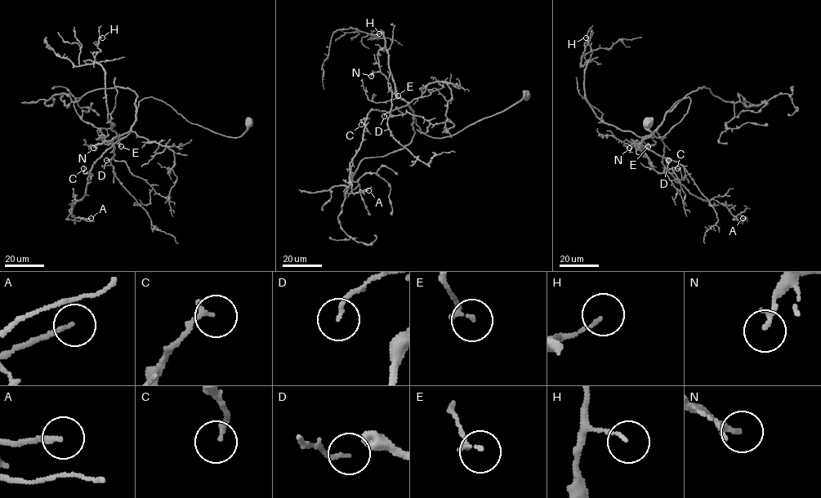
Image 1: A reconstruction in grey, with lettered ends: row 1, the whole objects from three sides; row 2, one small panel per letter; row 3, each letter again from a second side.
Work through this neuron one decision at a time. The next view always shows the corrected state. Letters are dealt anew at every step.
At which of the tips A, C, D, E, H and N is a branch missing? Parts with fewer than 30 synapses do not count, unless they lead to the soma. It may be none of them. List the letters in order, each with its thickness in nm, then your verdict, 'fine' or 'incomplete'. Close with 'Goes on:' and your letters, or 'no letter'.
A: calibre 150 nm; incomplete
C: calibre 170 nm; fine
D: calibre 130 nm; fine
E: calibre 150 nm; fine
H: calibre 90 nm; fine
N: calibre 170 nm; fine
Goes on: A

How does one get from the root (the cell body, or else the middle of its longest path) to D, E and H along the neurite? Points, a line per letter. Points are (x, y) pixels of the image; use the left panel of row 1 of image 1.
D: (250, 122), (241, 135), (225, 136), (145, 97), (131, 128), (111, 140), (114, 155), (106, 160)
E: (250, 122), (241, 135), (225, 136), (145, 97), (139, 102), (133, 126), (118, 136), (121, 146)
H: (250, 122), (241, 135), (225, 136), (149, 97), (118, 136), (108, 118), (104, 69), (93, 55), (102, 37)

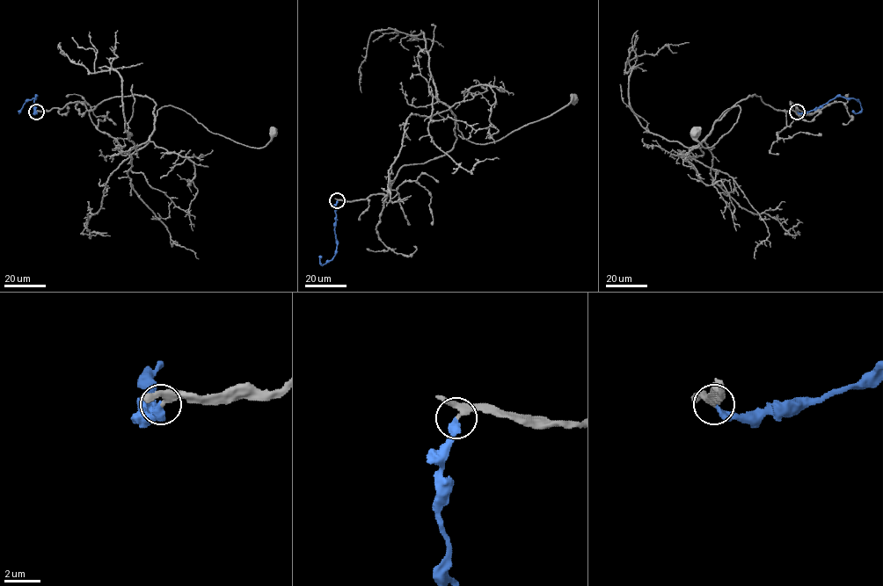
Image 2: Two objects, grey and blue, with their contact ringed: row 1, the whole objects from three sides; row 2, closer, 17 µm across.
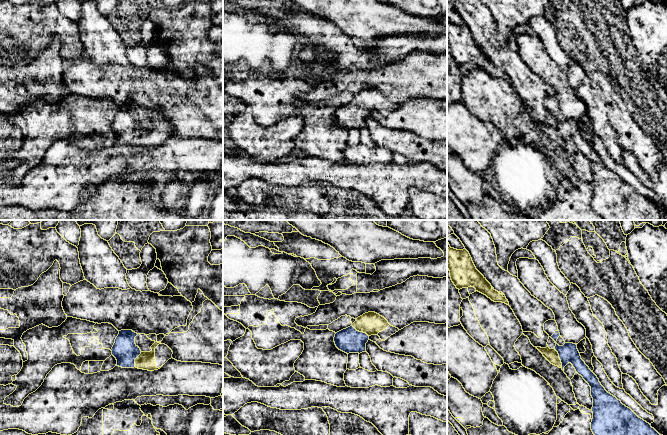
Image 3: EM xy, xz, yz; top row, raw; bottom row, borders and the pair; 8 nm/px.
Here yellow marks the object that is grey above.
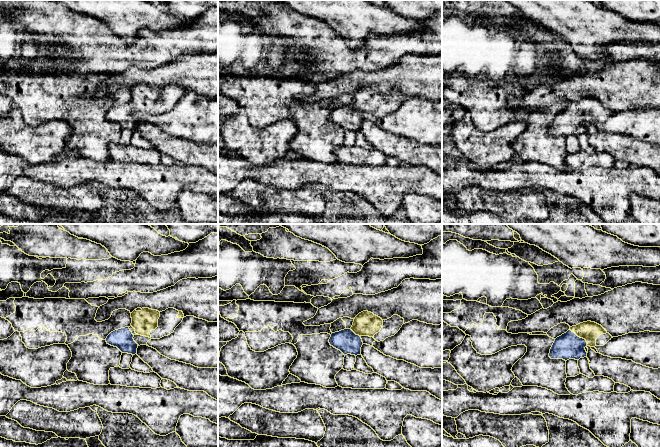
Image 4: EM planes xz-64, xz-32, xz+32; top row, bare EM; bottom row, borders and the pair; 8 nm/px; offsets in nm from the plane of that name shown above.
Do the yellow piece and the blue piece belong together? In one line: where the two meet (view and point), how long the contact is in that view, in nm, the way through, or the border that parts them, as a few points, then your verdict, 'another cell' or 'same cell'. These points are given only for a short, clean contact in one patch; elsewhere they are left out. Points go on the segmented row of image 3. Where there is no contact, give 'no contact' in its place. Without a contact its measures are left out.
contact yz (559, 358); length 170 nm; way yz (551, 355), (559, 358), (568, 353); same cell

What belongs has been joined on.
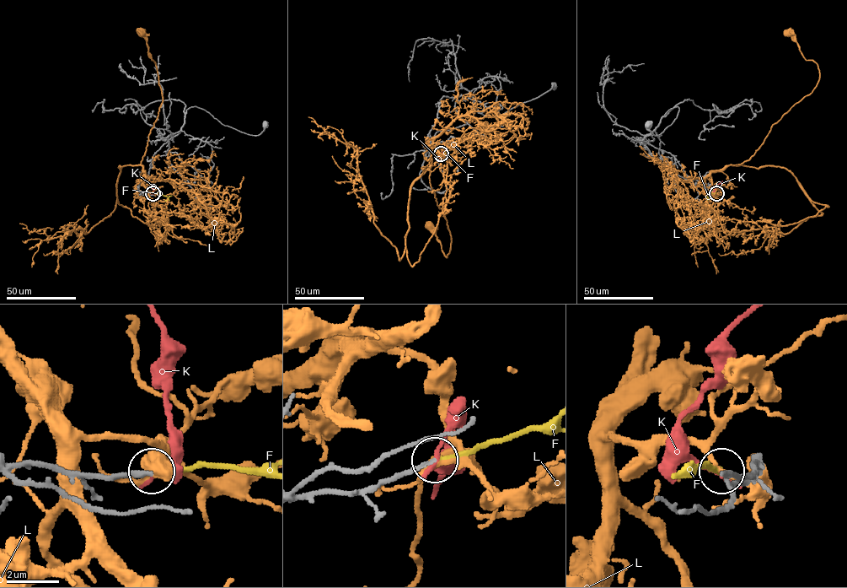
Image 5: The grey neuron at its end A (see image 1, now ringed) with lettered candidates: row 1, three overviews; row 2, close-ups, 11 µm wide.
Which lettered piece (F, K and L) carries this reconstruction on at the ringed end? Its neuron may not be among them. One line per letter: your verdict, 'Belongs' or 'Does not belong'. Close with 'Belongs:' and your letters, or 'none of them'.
F: Belongs
K: Does not belong
L: Does not belong
Belongs: F

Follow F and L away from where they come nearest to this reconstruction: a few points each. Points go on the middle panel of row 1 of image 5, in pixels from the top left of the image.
F: (441, 153), (457, 145), (453, 144)
L: (440, 154), (440, 148), (431, 148), (429, 179), (448, 226), (451, 240), (447, 257), (430, 228)

